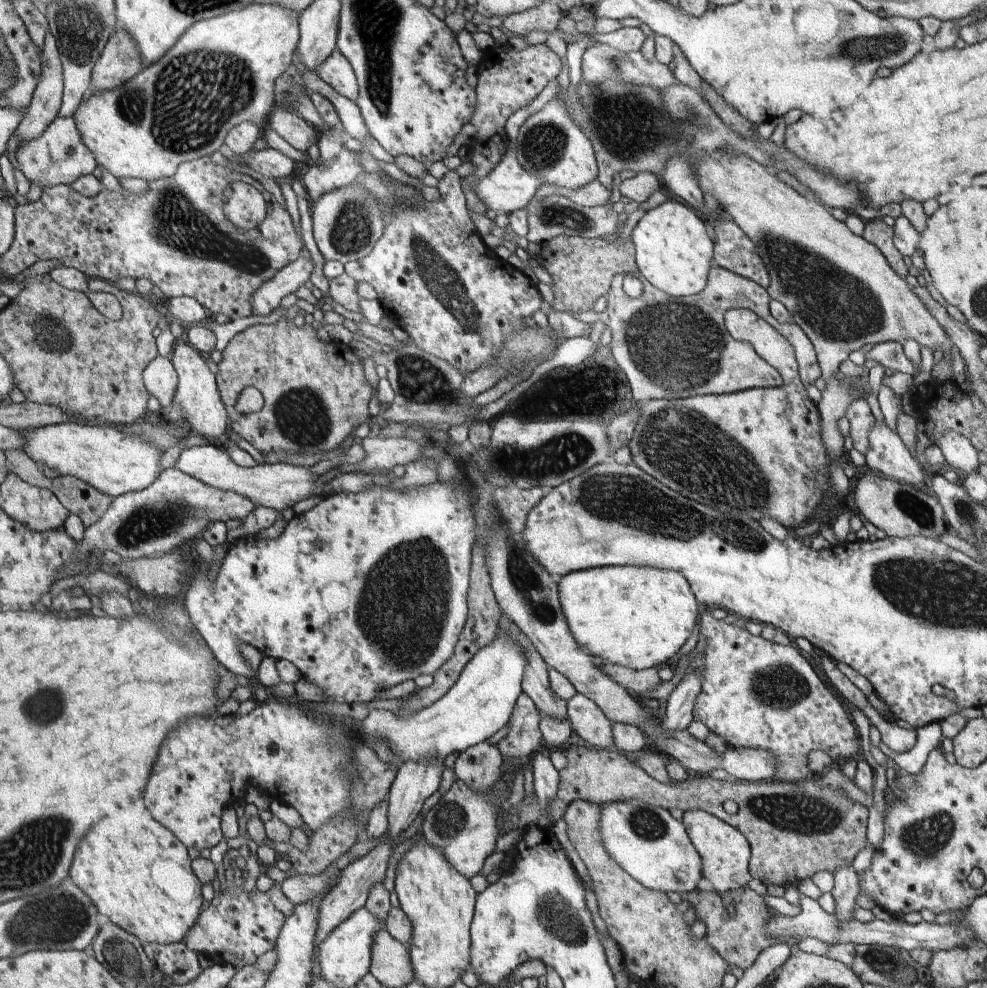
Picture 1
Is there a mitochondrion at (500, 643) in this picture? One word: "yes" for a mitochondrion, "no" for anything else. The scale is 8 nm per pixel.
no

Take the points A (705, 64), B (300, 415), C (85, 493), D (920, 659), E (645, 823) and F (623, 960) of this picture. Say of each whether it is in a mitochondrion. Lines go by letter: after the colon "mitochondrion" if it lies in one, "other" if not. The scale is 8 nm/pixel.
A: other
B: mitochondrion
C: other
D: other
E: mitochondrion
F: other

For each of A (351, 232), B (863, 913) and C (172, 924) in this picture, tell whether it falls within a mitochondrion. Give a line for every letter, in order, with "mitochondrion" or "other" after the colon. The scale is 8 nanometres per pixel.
A: mitochondrion
B: other
C: other

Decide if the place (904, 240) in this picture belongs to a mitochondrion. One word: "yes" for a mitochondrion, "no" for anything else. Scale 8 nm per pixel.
no

